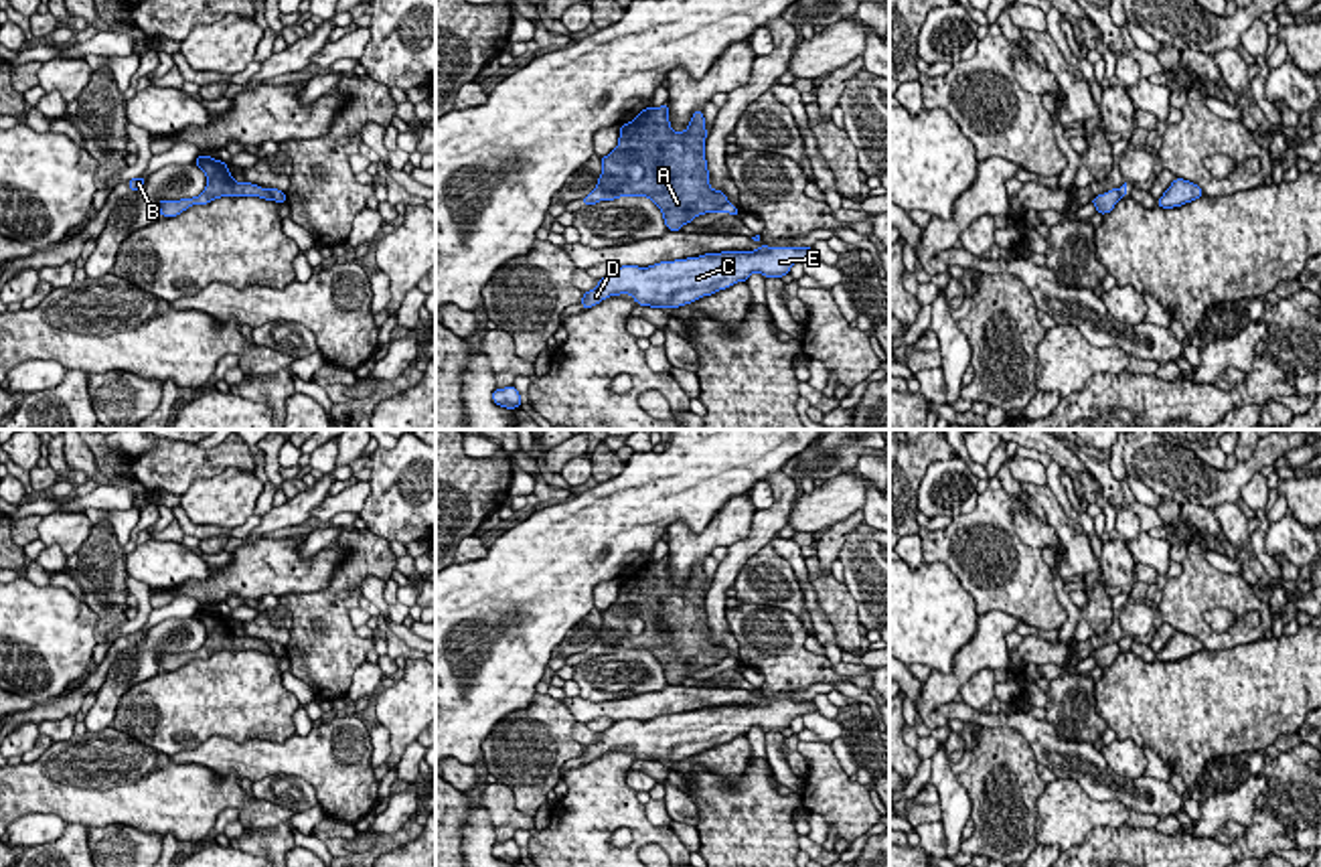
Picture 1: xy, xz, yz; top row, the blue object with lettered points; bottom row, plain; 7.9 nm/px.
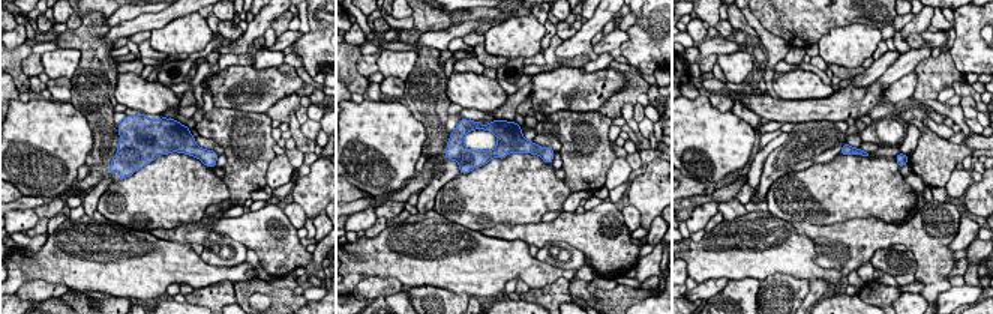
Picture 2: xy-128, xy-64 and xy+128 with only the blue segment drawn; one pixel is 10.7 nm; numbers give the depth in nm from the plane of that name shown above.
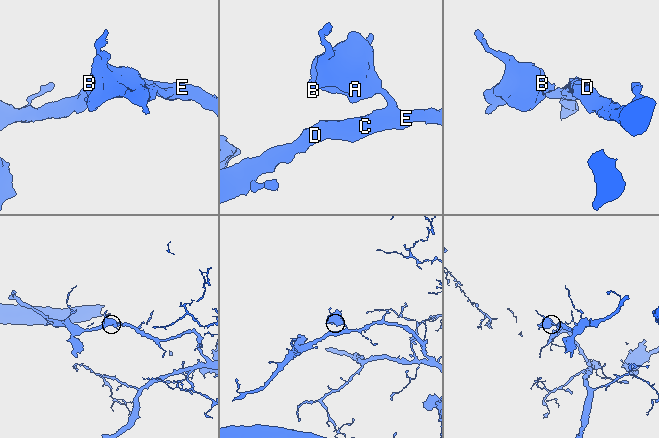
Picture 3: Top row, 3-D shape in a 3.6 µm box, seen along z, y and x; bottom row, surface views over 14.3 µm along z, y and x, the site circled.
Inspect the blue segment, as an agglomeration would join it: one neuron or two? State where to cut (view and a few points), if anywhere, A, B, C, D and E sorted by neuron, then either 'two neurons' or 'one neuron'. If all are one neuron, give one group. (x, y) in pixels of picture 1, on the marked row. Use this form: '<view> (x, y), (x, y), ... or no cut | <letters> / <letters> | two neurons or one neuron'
xy (264, 189), (274, 199) | A B / C D E | two neurons

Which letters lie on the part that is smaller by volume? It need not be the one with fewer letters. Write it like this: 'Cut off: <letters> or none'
Cut off: A, B

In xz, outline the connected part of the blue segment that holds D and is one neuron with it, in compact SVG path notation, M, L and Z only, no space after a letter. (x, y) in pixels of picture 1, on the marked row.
M768 247L756 251L721 251L699 257L660 261L648 267L622 265L584 292L581 306L590 310L610 296L630 294L636 304L679 308L711 296L758 271L764 278L784 278L794 263L819 257L814 247Z

